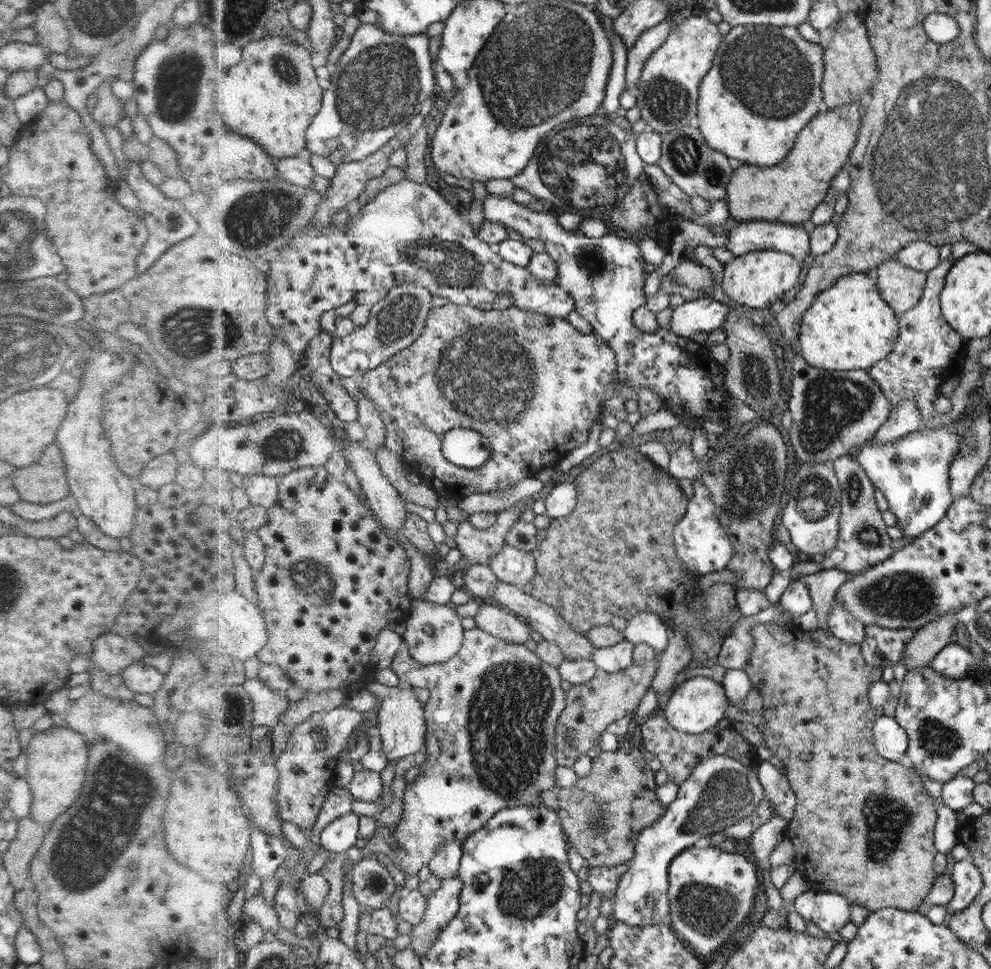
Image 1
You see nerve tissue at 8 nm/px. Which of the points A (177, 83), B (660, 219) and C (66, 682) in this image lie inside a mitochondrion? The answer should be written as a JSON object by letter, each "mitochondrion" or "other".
{"A":"mitochondrion","B":"other","C":"other"}

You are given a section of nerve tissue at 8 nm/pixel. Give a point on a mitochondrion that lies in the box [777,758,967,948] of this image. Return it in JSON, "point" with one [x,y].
{"point":[884,818]}

